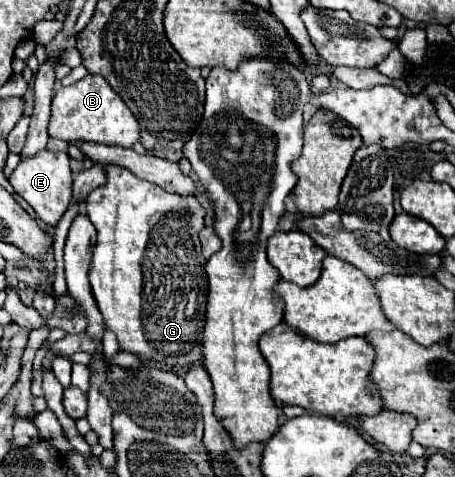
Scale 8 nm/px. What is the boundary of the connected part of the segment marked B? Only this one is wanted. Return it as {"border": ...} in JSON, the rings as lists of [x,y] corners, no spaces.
{"border":[[[87,74],[73,86],[63,86],[55,92],[51,102],[51,120],[49,120],[49,136],[65,142],[101,142],[115,144],[123,148],[131,148],[139,136],[139,124],[131,110],[125,106],[121,96],[117,96],[111,86],[101,76]]]}

